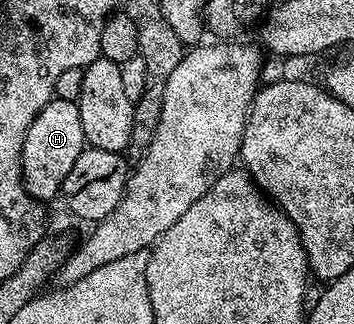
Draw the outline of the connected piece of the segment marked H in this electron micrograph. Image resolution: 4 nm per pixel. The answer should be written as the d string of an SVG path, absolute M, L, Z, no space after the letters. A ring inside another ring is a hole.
M53 99L40 111L25 135L23 148L23 182L30 197L47 203L50 197L58 198L62 183L68 178L73 163L85 148L85 131L81 131L81 111L73 101Z

